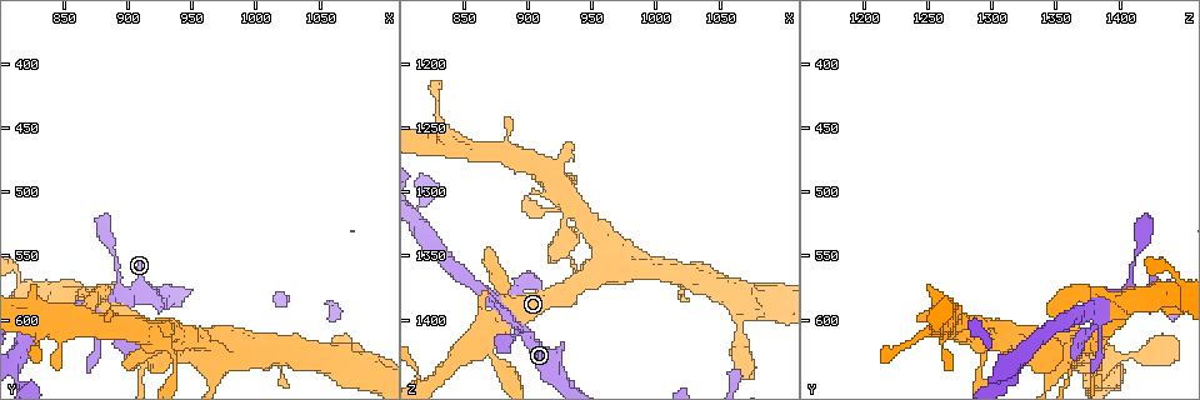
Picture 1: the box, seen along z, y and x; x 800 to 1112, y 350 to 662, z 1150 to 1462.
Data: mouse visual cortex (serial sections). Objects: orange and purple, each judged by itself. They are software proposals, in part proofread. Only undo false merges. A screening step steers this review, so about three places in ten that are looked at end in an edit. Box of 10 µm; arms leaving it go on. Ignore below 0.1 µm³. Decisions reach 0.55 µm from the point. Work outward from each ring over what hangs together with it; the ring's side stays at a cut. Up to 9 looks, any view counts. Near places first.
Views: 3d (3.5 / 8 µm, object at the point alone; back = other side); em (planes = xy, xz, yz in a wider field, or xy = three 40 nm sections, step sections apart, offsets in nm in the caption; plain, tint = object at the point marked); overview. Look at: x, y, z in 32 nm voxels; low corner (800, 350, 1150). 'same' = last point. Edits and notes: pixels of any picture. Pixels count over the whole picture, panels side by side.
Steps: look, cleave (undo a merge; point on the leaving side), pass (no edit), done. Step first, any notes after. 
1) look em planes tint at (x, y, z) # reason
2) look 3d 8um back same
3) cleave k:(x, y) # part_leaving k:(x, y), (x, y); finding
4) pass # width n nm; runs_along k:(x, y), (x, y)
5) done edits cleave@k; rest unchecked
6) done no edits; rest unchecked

look 3d 3.5um back at (872, 592, 1388) # a narrow waist

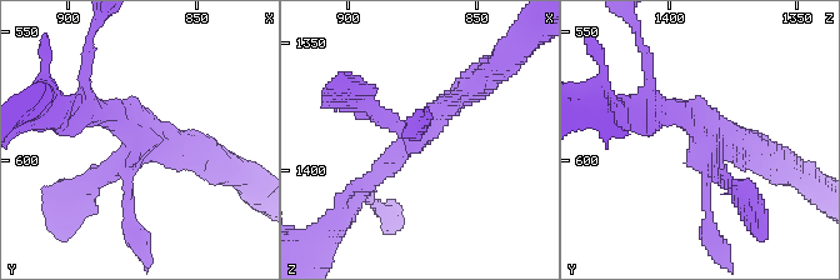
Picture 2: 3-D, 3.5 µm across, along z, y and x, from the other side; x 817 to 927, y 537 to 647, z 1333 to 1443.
look em planes tint at (872, 592, 1387)

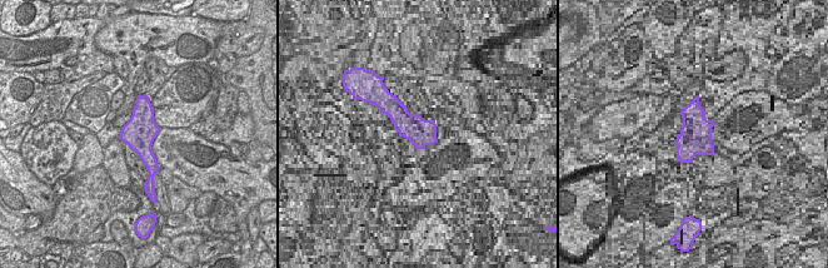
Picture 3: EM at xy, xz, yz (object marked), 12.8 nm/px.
pass # runs_along 2:(360, 191), (479, 79); one cell here

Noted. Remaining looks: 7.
look 3d 3.5um at (912, 638, 1384) # thick turns thin

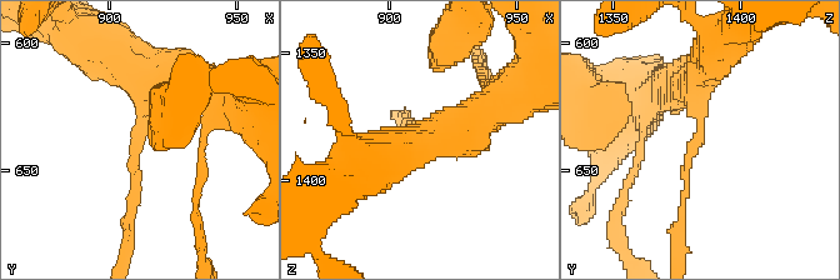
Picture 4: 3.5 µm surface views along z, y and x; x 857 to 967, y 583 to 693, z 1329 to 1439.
look em planes tint at (912, 637, 1382) # arm_widths 100, 450 nm; need the tissue

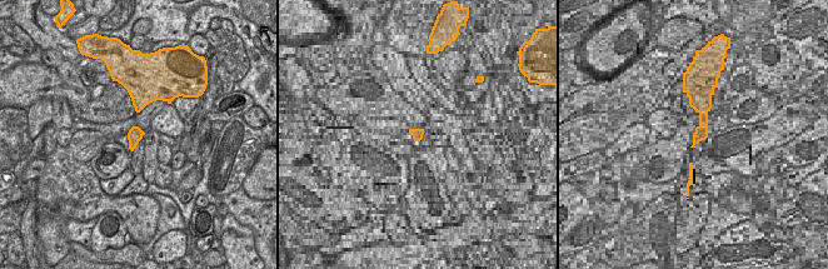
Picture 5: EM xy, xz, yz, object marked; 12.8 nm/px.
cleave 4:(681, 223) # a second cell is stuck on

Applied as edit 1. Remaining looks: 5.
look overview

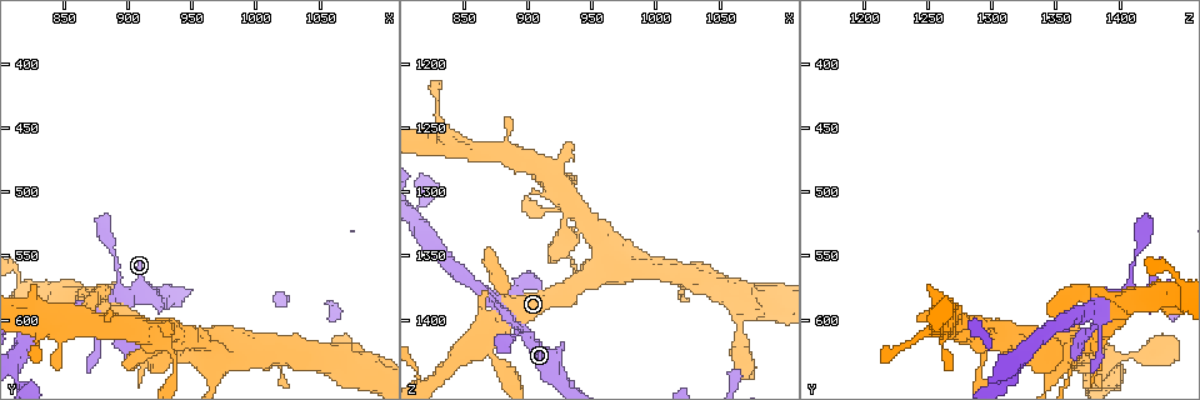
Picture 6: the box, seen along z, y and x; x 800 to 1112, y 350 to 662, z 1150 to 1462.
look 3d 3.5um at (926, 612, 1298) # four arms meet

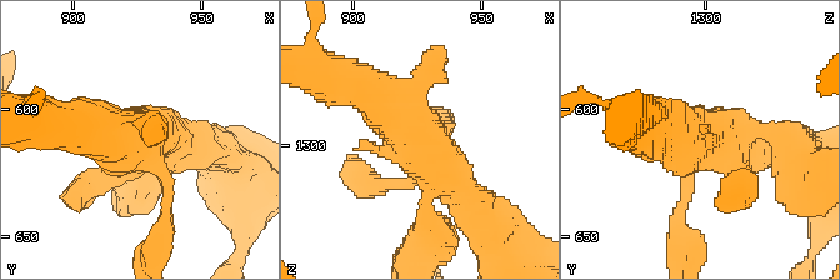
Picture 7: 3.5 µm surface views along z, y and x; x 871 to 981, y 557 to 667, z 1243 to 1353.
look em xy step 1 tint at (928, 612, 1300)

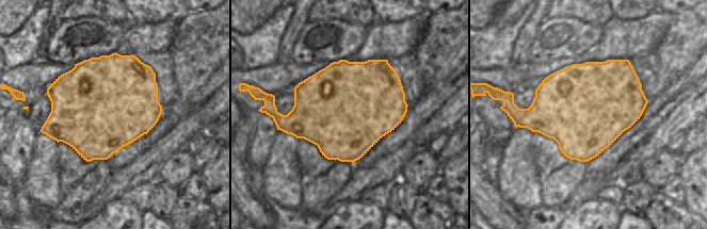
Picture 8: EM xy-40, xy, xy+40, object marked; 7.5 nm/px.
pass # runs_along 7:(486, 223), (383, 101); one cell here

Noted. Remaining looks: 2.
done edits cleave@4; rest unchecked

